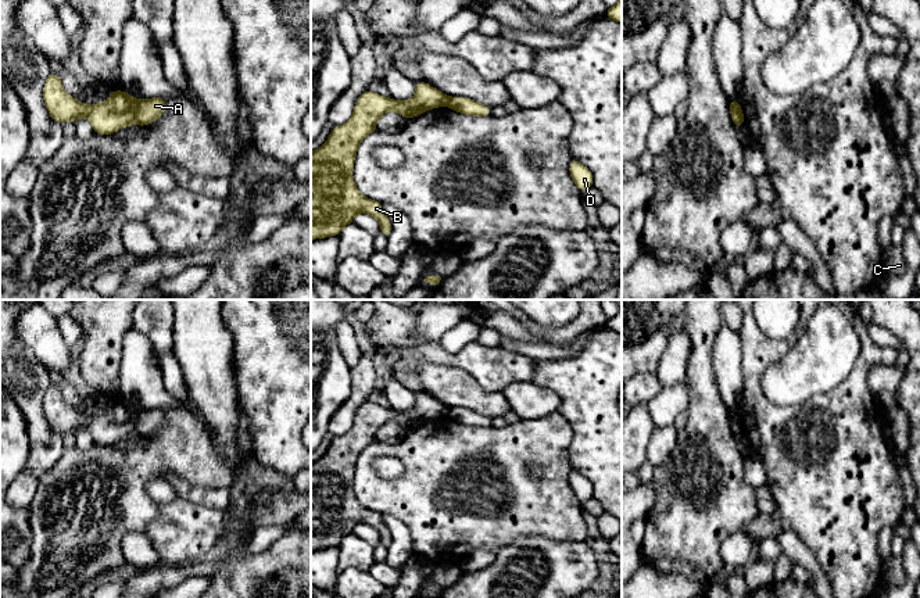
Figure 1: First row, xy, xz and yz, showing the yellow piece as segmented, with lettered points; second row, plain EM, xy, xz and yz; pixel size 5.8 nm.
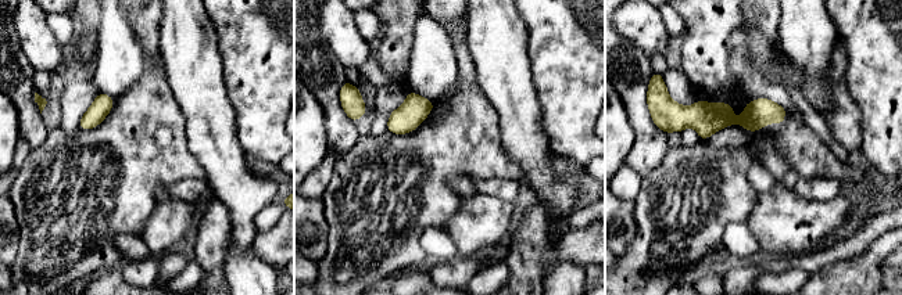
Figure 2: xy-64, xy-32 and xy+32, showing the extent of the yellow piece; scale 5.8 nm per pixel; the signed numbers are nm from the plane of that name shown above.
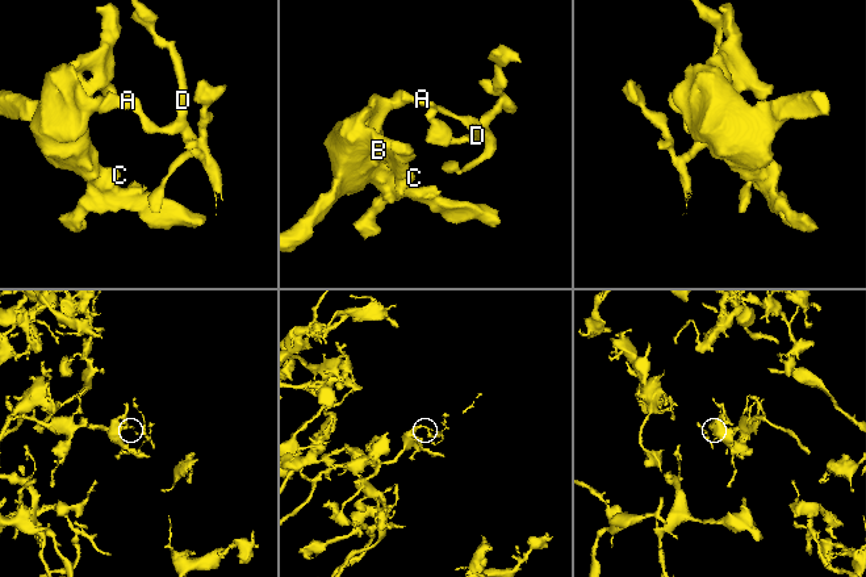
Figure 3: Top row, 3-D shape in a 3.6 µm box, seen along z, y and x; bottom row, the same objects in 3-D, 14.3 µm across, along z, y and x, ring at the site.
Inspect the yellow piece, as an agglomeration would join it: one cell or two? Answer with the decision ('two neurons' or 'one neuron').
two neurons

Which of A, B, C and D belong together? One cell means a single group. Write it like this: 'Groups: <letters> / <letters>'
Groups: A D / B C

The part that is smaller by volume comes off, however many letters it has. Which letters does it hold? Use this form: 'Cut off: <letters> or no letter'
Cut off: A, D

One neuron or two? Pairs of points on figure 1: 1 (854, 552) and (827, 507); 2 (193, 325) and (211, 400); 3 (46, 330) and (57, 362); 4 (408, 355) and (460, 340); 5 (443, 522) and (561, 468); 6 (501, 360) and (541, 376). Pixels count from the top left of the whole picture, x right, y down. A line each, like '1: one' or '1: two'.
1: one
2: one
3: one
4: two
5: one
6: two

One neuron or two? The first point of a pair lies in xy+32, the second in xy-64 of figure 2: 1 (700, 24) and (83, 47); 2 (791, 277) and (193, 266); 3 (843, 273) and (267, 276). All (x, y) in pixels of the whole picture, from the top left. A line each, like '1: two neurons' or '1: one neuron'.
1: one neuron
2: one neuron
3: two neurons

